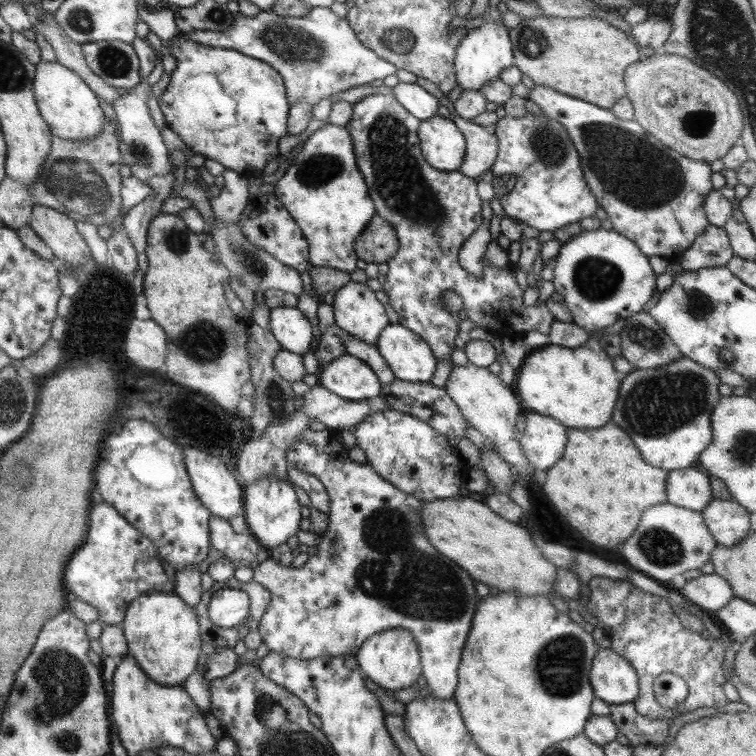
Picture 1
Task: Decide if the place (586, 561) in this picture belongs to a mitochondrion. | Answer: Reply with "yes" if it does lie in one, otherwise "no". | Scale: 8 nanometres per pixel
no

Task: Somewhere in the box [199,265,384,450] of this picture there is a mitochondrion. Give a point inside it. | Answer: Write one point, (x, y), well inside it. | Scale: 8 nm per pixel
(276, 400)

